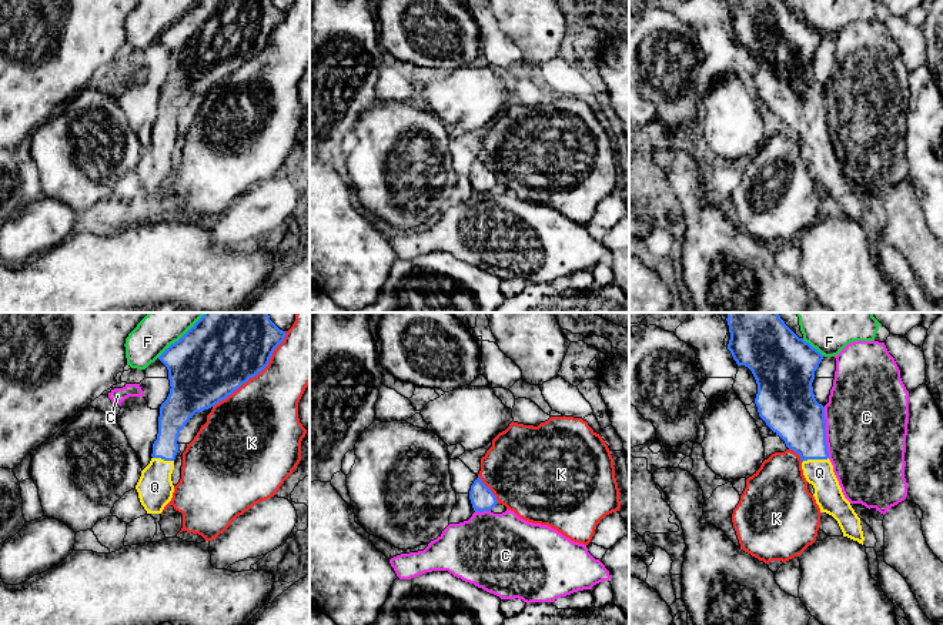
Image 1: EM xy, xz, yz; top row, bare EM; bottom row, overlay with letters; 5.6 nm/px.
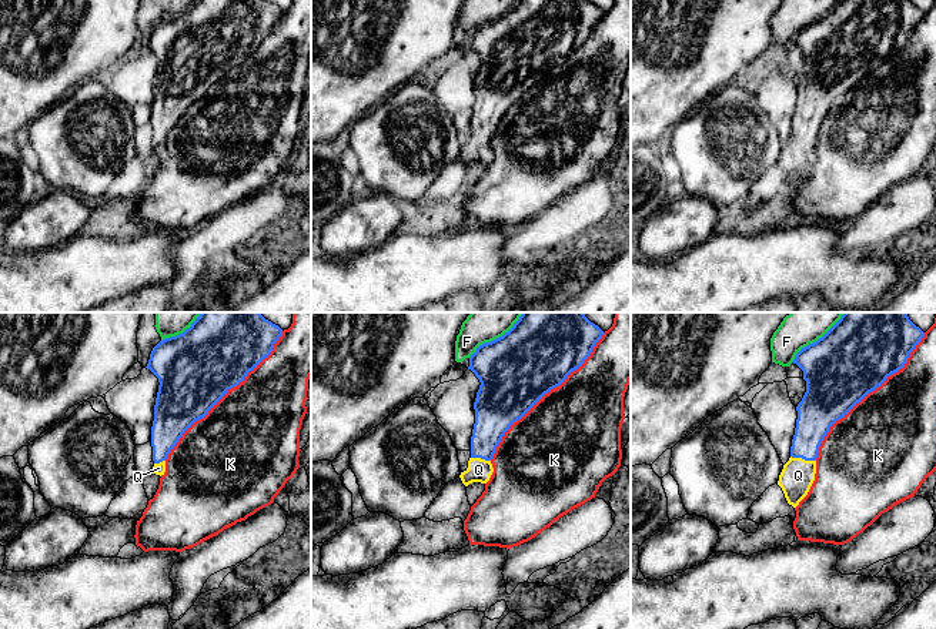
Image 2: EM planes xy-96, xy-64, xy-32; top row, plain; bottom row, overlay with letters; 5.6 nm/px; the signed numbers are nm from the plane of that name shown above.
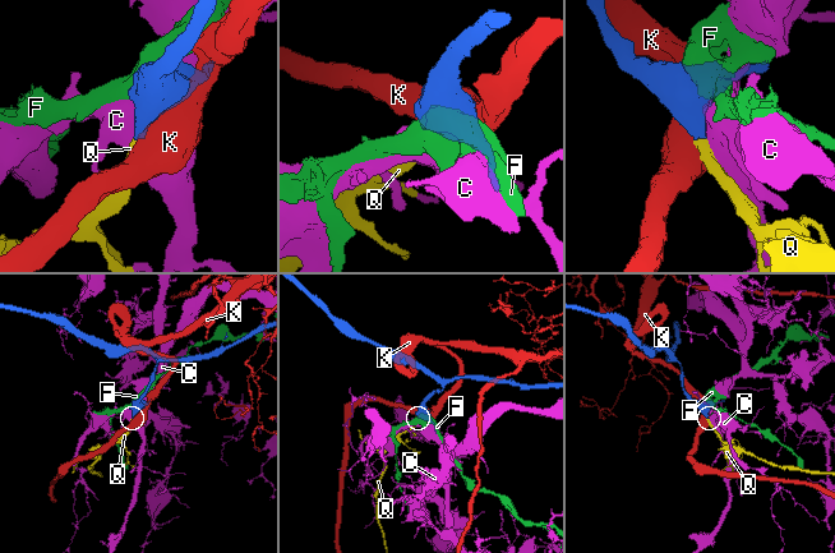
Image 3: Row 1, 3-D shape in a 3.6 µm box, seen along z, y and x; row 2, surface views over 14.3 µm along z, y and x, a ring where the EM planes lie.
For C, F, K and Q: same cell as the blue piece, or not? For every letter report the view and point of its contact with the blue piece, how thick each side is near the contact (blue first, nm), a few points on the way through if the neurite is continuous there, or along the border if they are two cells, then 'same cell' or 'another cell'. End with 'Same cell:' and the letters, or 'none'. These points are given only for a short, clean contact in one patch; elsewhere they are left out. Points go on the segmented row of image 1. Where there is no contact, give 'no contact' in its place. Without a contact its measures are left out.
C: yz (825, 433) | 320/460 nm | another cell
F: yz (812, 347) | 360/380 nm | another cell
K: xy (256, 374) | 460/420 nm | another cell
Q: yz (815, 458) | 300/160 nm | across yz (798, 418), (802, 423), (815, 458), (819, 473) | same cell
Same cell: Q

